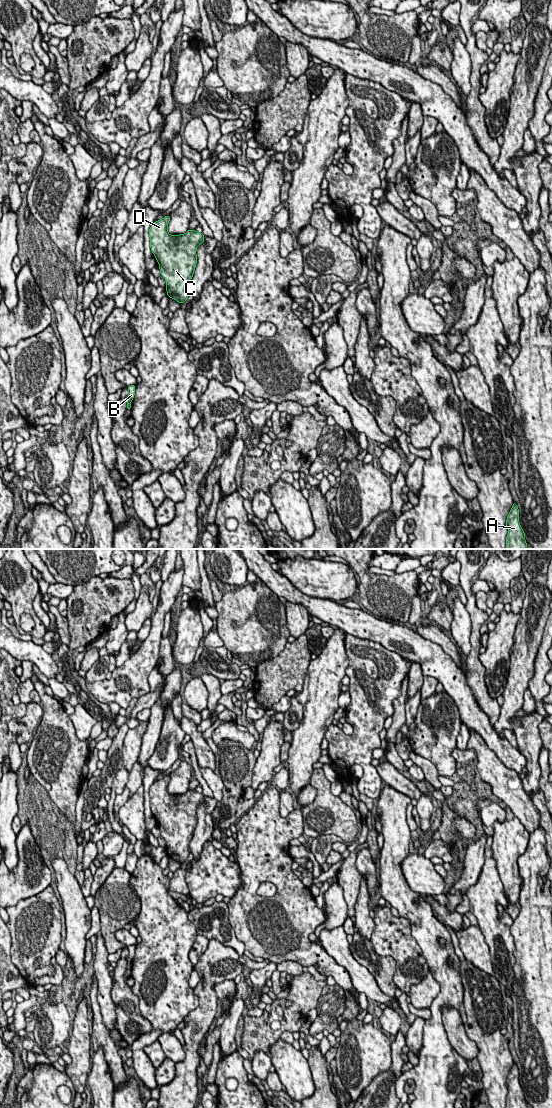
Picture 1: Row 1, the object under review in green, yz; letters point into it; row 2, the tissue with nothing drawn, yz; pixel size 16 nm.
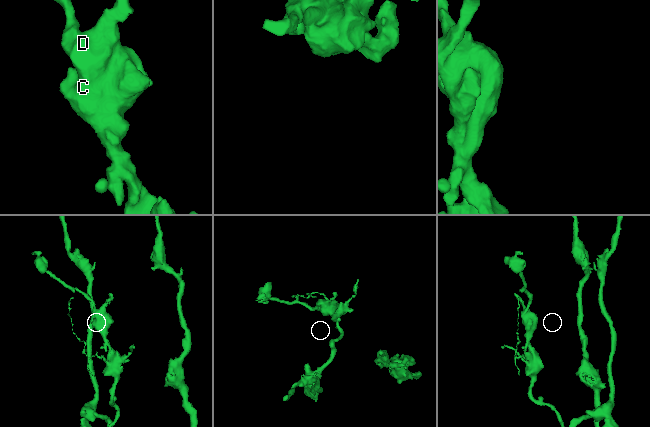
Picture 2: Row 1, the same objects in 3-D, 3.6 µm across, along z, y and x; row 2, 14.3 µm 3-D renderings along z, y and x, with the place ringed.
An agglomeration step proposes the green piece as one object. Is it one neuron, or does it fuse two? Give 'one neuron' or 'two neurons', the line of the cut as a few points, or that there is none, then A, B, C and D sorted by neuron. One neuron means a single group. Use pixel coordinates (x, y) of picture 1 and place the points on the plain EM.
two neurons; cut yz (127, 961), (130, 962); groups A C D / B

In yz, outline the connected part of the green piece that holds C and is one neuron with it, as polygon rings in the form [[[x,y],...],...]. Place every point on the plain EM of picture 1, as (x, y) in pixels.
[[[164,776],[150,786],[150,808],[166,841],[168,857],[182,864],[189,856],[189,843],[197,824],[196,810],[205,802],[205,796],[189,789],[185,794],[170,795],[170,779]]]

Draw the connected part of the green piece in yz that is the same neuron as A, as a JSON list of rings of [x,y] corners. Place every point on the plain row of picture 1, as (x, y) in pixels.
[[[515,1062],[508,1073],[506,1086],[508,1094],[506,1097],[506,1108],[527,1108],[525,1093],[519,1082],[519,1069]]]

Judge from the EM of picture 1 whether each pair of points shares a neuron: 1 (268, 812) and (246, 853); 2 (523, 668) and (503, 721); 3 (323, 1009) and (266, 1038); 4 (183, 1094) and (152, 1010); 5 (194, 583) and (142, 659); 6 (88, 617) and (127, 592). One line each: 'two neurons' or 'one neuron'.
1: one neuron
2: one neuron
3: two neurons
4: two neurons
5: two neurons
6: one neuron

